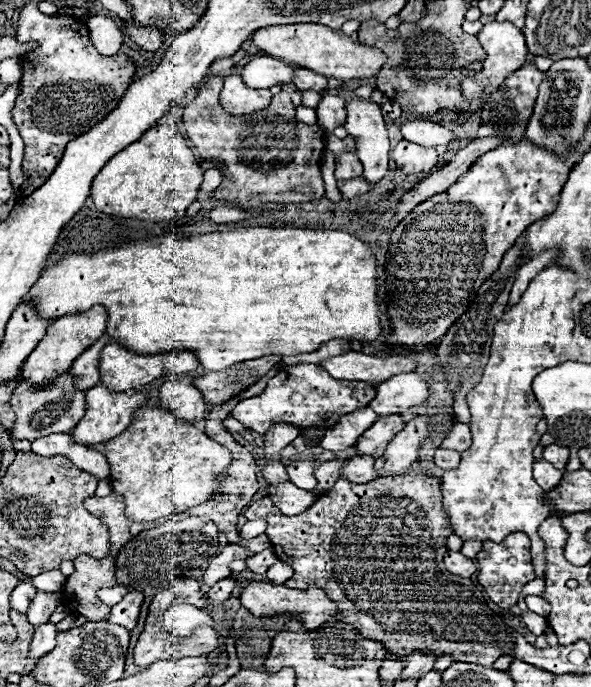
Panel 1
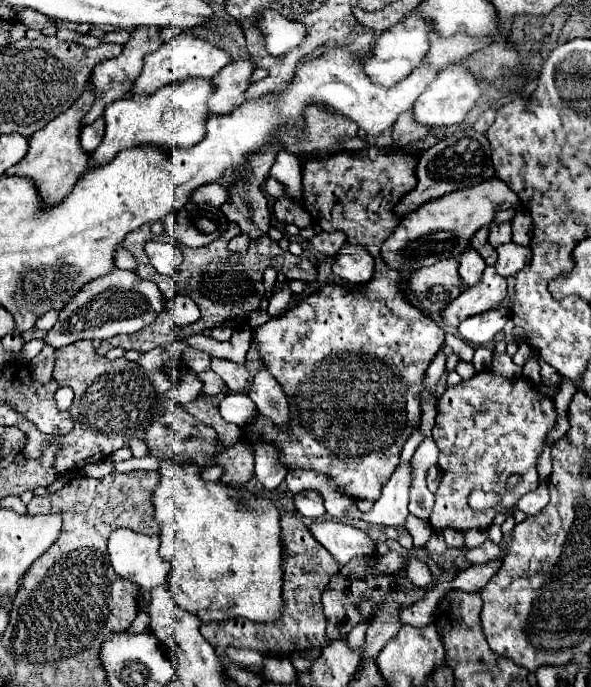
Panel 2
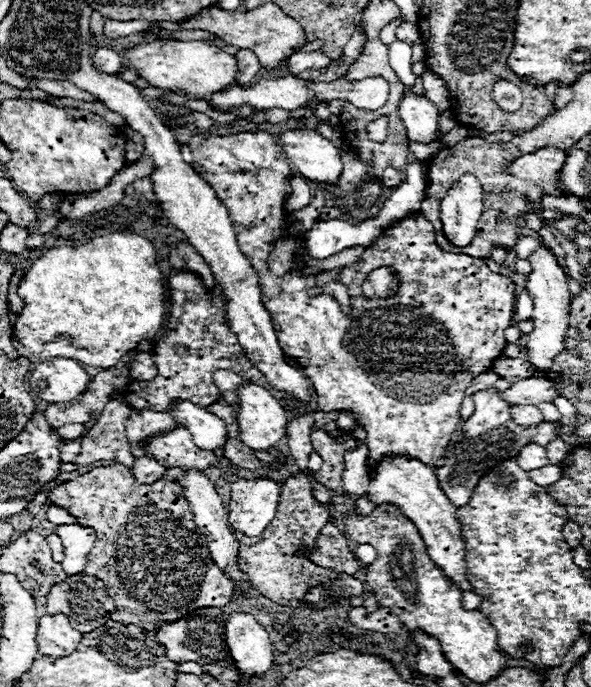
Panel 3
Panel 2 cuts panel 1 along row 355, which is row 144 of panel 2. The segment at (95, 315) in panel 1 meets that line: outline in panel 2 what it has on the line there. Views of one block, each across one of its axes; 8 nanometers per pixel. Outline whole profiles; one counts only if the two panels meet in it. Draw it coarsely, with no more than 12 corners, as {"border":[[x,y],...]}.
{"border":[[88,88],[32,134],[6,176],[34,178],[46,206],[62,202],[88,170],[82,118]]}

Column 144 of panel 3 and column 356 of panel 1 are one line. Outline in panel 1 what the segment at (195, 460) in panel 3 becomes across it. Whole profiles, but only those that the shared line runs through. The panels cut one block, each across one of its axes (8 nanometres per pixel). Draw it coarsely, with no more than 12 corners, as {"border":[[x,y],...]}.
{"border":[[402,416],[376,420],[356,442],[362,456],[380,458],[396,432]]}

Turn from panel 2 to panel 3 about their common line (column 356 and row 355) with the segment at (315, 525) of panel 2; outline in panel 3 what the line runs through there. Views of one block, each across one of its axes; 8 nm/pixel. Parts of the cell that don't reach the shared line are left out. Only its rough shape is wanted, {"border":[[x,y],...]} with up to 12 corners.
{"border":[[540,242],[526,290],[534,302],[528,358],[544,376],[564,350],[568,276]]}

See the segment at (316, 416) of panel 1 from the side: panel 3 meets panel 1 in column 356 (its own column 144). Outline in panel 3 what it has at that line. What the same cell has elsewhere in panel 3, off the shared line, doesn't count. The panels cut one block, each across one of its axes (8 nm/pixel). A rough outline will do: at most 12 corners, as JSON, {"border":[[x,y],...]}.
{"border":[[196,272],[168,278],[152,354],[158,376],[124,392],[136,410],[220,400],[216,370],[250,382],[226,296]]}

